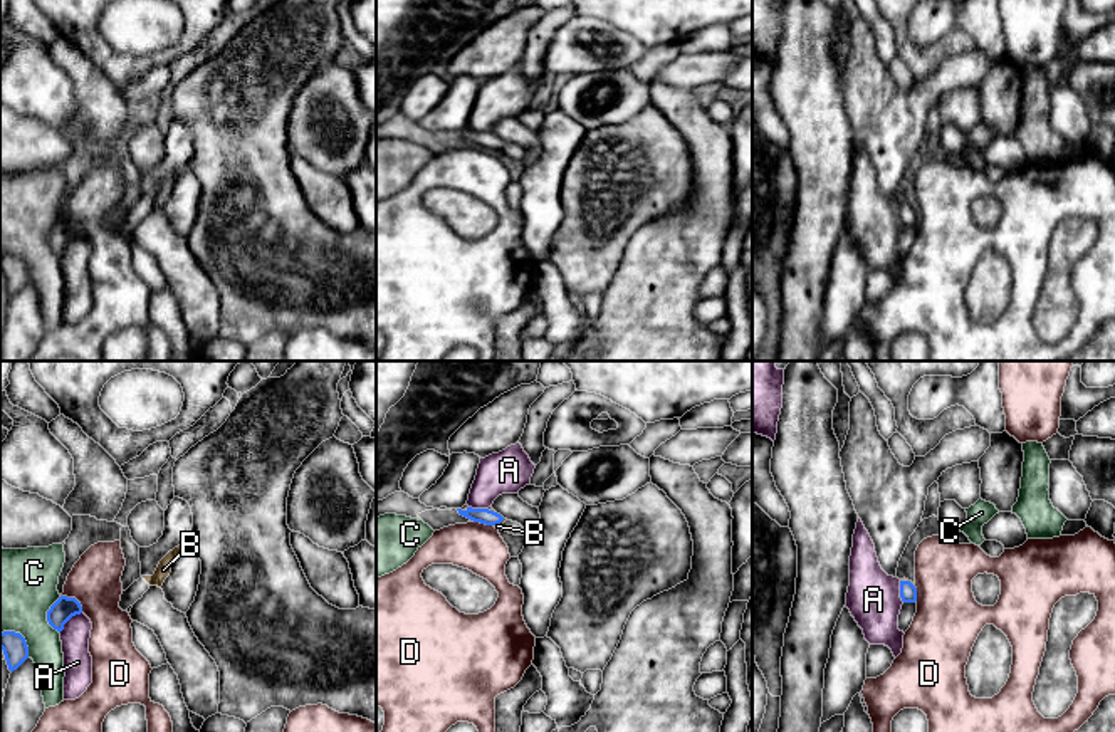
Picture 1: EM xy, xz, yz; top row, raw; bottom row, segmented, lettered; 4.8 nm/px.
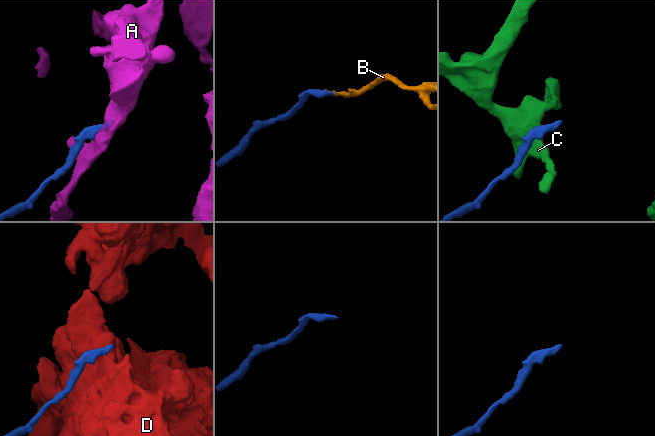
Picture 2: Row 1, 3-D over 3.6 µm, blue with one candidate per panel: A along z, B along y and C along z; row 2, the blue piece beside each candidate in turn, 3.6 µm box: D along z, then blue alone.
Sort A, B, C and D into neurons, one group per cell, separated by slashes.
A / B / C / D

